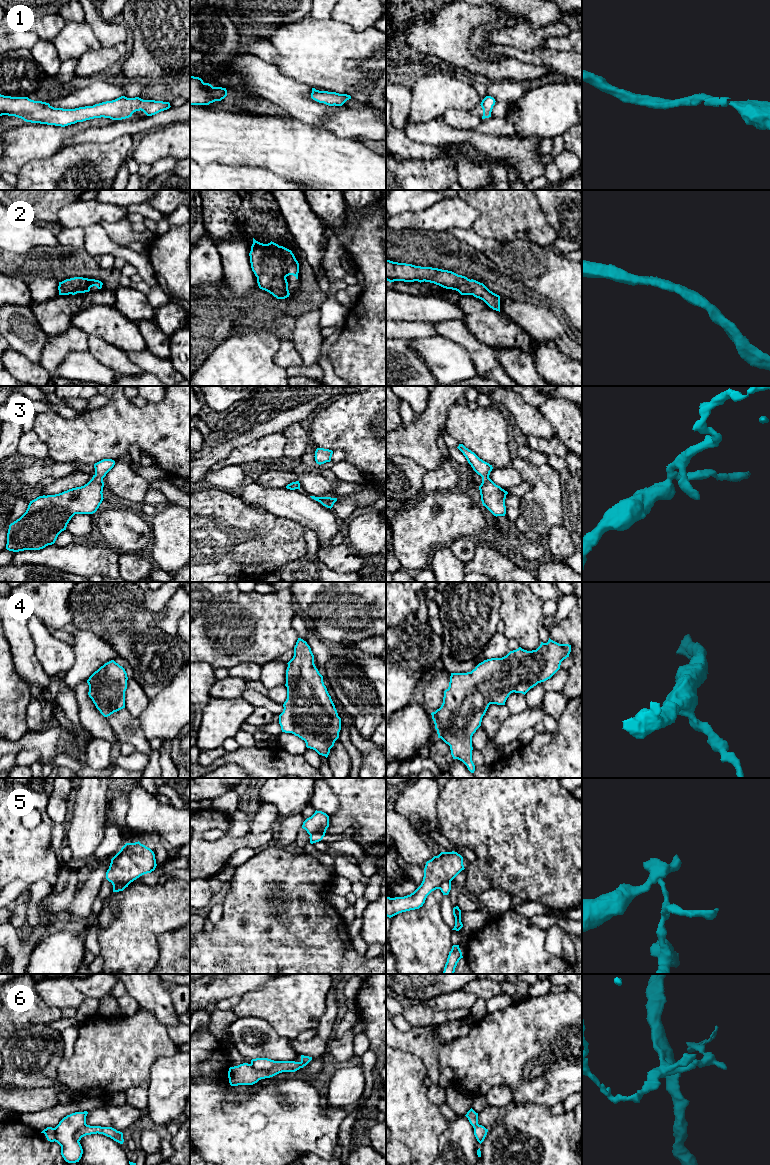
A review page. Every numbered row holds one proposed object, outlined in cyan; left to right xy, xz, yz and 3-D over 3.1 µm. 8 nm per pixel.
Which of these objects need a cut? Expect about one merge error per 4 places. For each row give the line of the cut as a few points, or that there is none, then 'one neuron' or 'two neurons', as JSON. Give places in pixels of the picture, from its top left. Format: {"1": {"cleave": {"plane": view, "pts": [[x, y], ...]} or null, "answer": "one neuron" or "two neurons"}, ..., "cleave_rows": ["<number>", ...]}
{"1": {"cleave": null, "answer": "one neuron"}, "2": {"cleave": null, "answer": "one neuron"}, "3": {"cleave": null, "answer": "one neuron"}, "4": {"cleave": null, "answer": "one neuron"}, "5": {"cleave": {"plane": "xy", "pts": [[128, 883], [118, 883], [113, 887]]}, "answer": "two neurons"}, "6": {"cleave": {"plane": "xz", "pts": [[280, 1061], [266, 1070], [256, 1070], [250, 1064]]}, "answer": "two neurons"}, "cleave_rows": ["5", "6"]}

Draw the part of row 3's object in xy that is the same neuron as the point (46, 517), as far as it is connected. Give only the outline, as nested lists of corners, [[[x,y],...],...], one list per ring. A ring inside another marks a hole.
[[[103,459],[94,464],[95,474],[81,487],[76,487],[55,495],[43,495],[30,501],[26,512],[9,525],[6,549],[13,552],[40,550],[55,543],[58,535],[66,530],[75,514],[93,514],[103,501],[103,478],[114,467],[115,461]]]

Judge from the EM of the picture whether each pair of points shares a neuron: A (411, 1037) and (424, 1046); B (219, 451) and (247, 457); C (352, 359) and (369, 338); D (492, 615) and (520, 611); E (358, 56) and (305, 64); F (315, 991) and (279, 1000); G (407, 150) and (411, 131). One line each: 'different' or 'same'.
A: same
B: different
C: same
D: different
E: same
F: same
G: different

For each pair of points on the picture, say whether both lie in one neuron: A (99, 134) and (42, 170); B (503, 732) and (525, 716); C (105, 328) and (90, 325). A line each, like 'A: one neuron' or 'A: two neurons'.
A: two neurons
B: one neuron
C: one neuron

